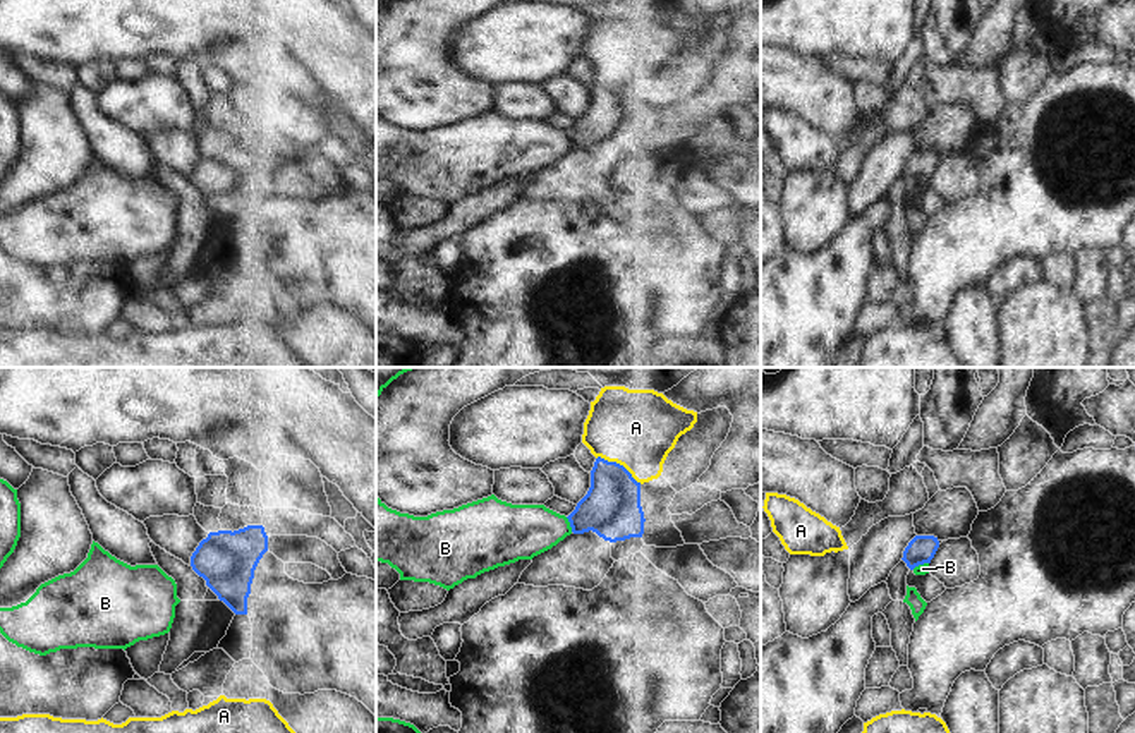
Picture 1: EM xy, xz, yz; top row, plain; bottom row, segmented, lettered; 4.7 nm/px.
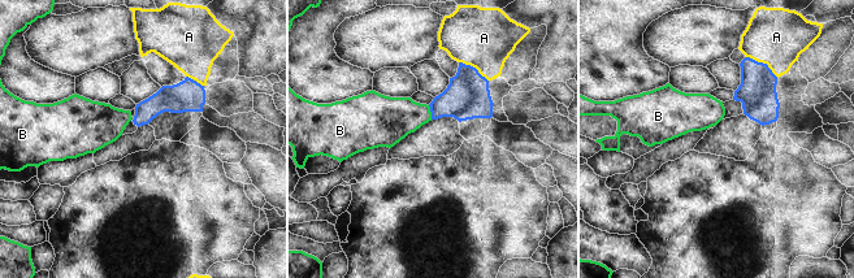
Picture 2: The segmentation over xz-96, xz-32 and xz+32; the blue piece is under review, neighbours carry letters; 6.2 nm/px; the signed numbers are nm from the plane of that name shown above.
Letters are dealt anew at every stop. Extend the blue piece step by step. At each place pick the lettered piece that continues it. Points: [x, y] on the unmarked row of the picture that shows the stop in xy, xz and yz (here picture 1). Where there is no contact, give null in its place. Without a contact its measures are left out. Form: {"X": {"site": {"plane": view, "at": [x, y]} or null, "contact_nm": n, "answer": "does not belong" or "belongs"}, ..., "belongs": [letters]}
{"A": {"site": {"plane": "xz", "at": [619, 79]}, "contact_nm": 240, "answer": "belongs"}, "B": {"site": {"plane": "xz", "at": [570, 139]}, "contact_nm": 80, "answer": "does not belong"}, "belongs": ["A"]}

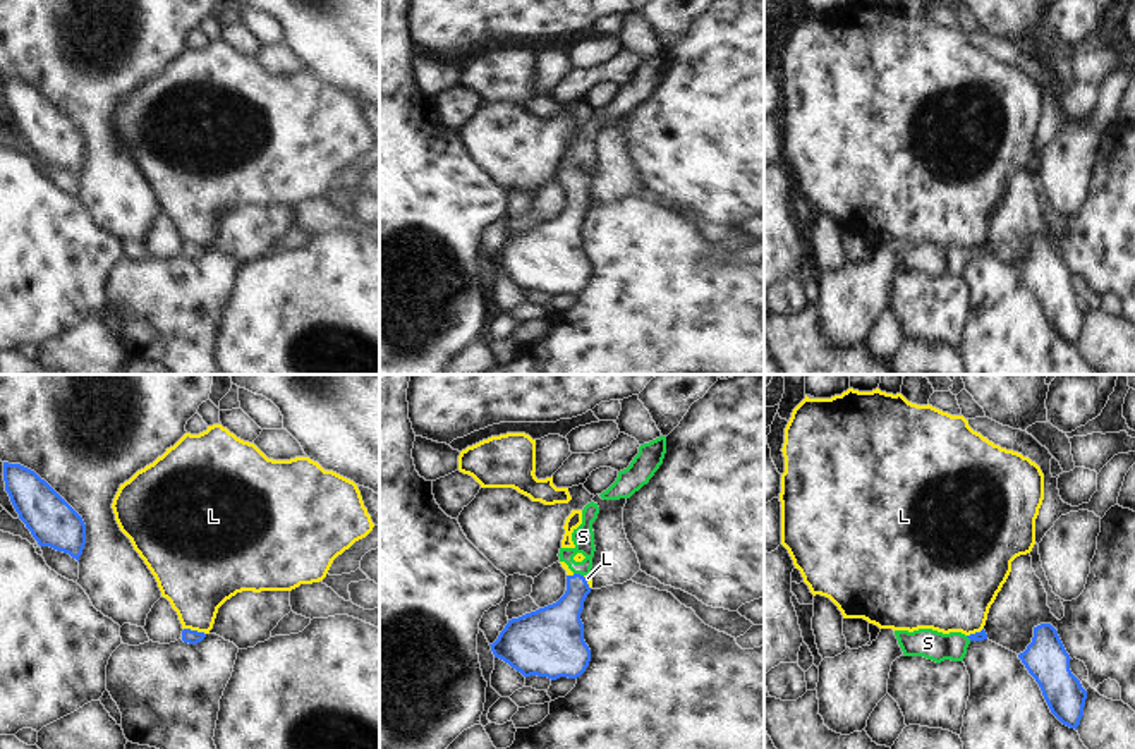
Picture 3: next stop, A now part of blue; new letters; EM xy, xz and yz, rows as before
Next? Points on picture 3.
{"L": {"site": {"plane": "xy", "at": [194, 246]}, "contact_nm": 110, "answer": "does not belong"}, "S": {"site": {"plane": "xz", "at": [579, 189]}, "contact_nm": 50, "answer": "belongs"}, "belongs": ["S"]}

